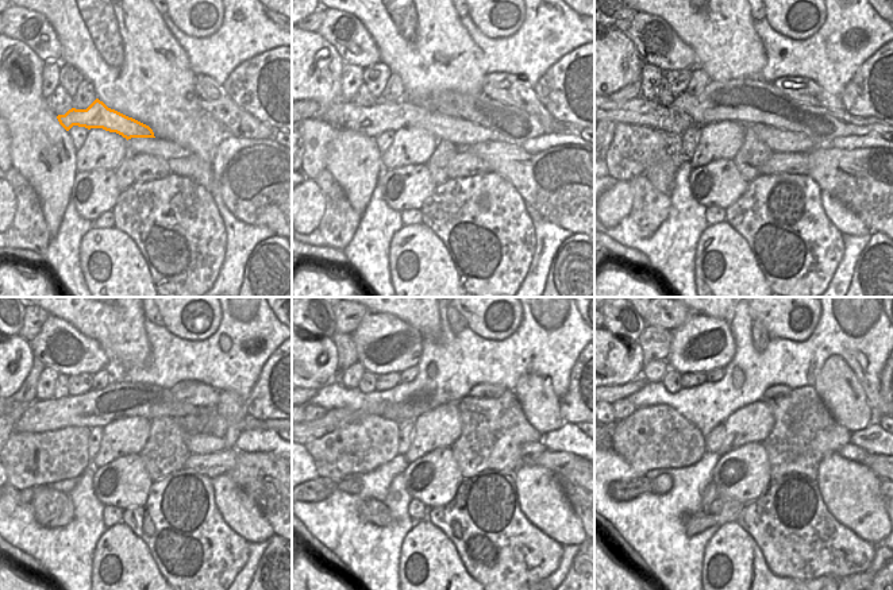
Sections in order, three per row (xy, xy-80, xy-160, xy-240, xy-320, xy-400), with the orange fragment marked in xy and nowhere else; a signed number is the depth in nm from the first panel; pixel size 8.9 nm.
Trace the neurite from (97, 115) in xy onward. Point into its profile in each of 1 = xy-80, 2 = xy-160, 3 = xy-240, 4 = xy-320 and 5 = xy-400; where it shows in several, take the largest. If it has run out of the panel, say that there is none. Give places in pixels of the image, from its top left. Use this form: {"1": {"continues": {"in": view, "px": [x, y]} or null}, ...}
{"1": {"continues": {"in": "xy-80", "px": [372, 120]}}, "2": {"continues": {"in": "xy-160", "px": [638, 111]}}, "3": {"continues": {"in": "xy-240", "px": [197, 444]}}, "4": {"continues": {"in": "xy-320", "px": [528, 448]}}, "5": {"continues": {"in": "xy-400", "px": [851, 452]}}}

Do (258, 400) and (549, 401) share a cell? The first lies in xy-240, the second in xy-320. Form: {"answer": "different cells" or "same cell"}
{"answer": "different cells"}

